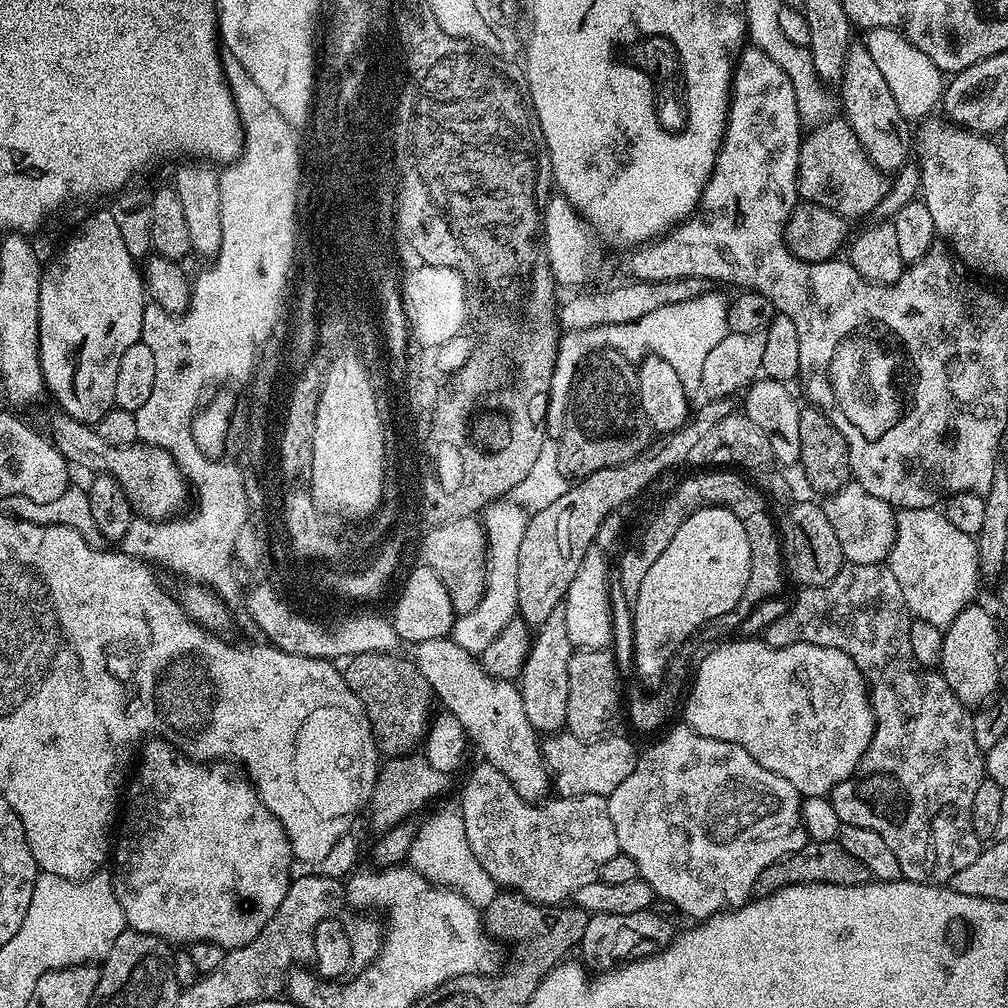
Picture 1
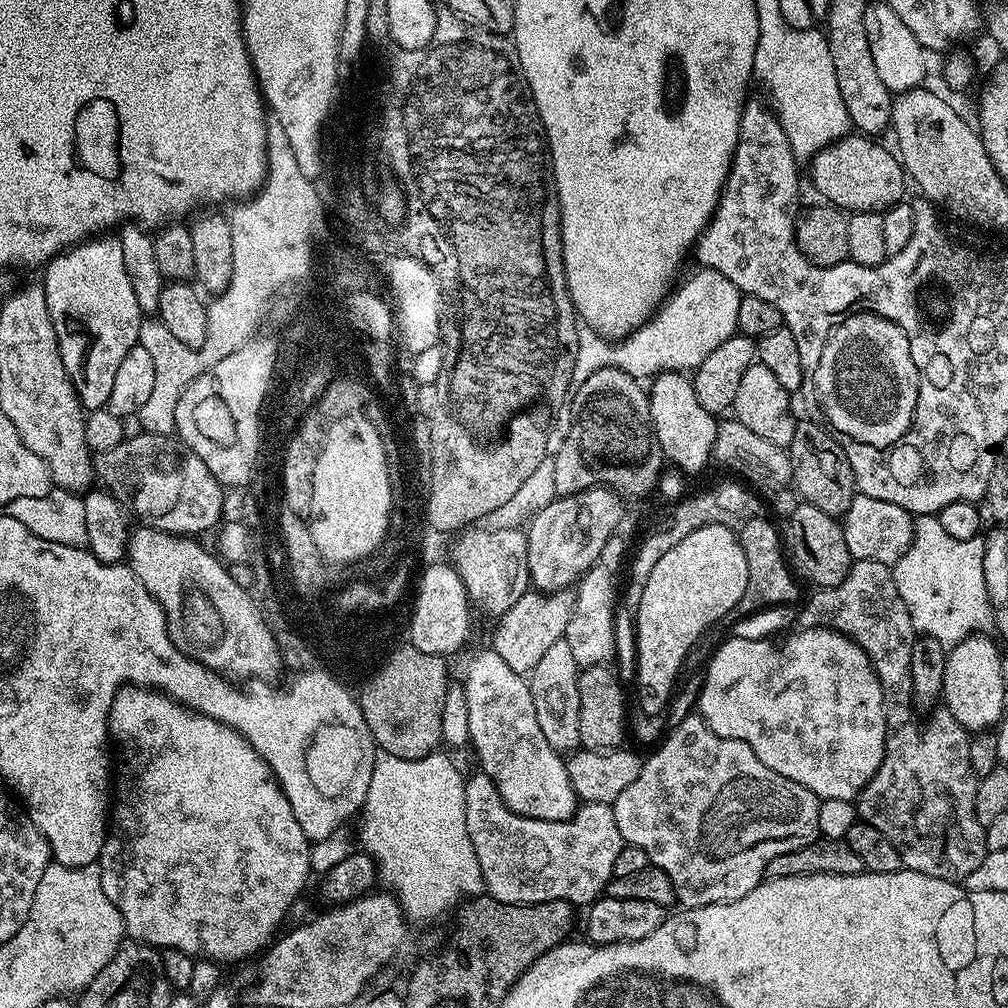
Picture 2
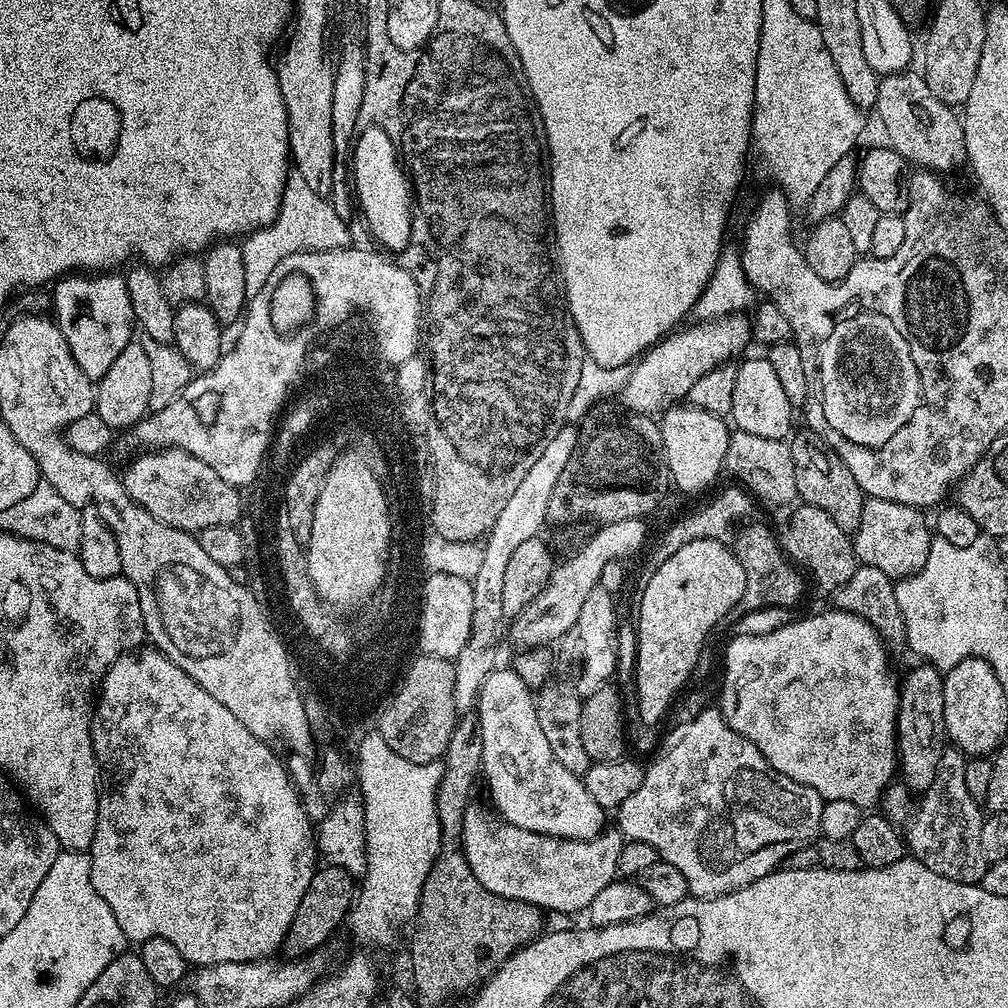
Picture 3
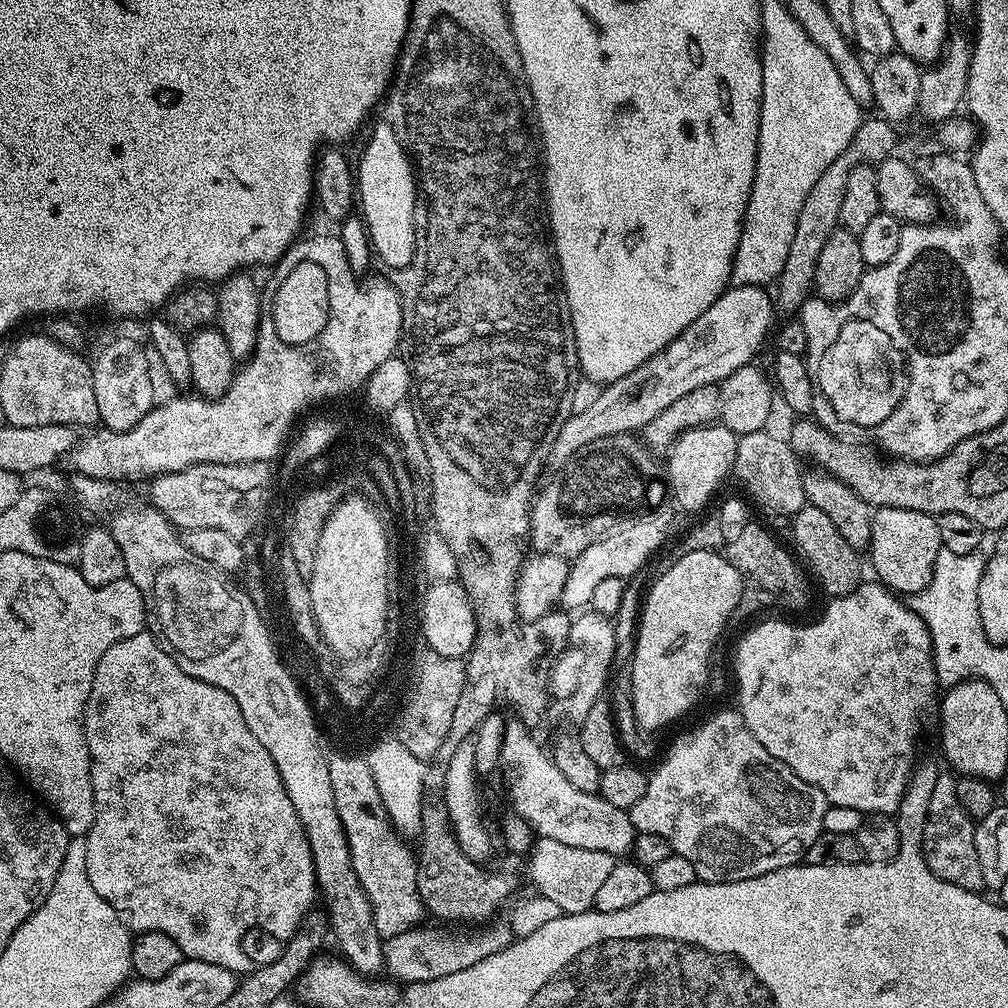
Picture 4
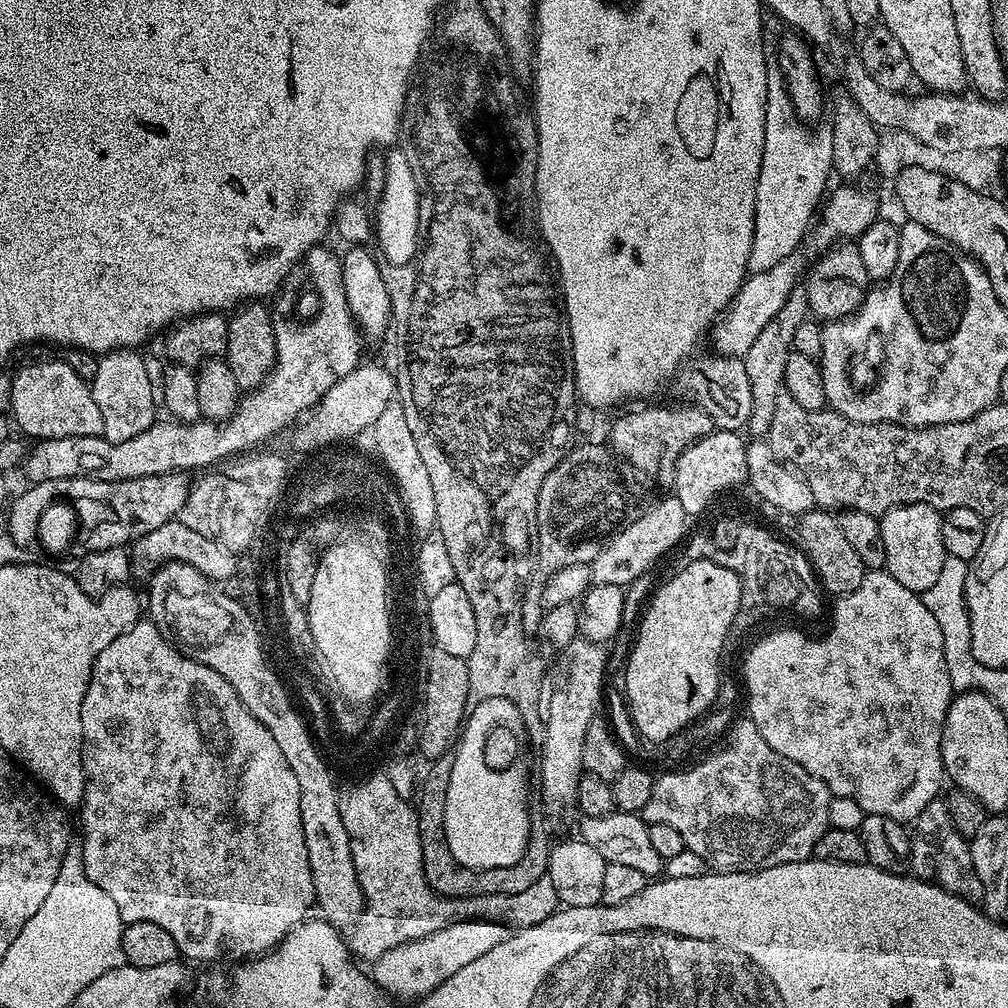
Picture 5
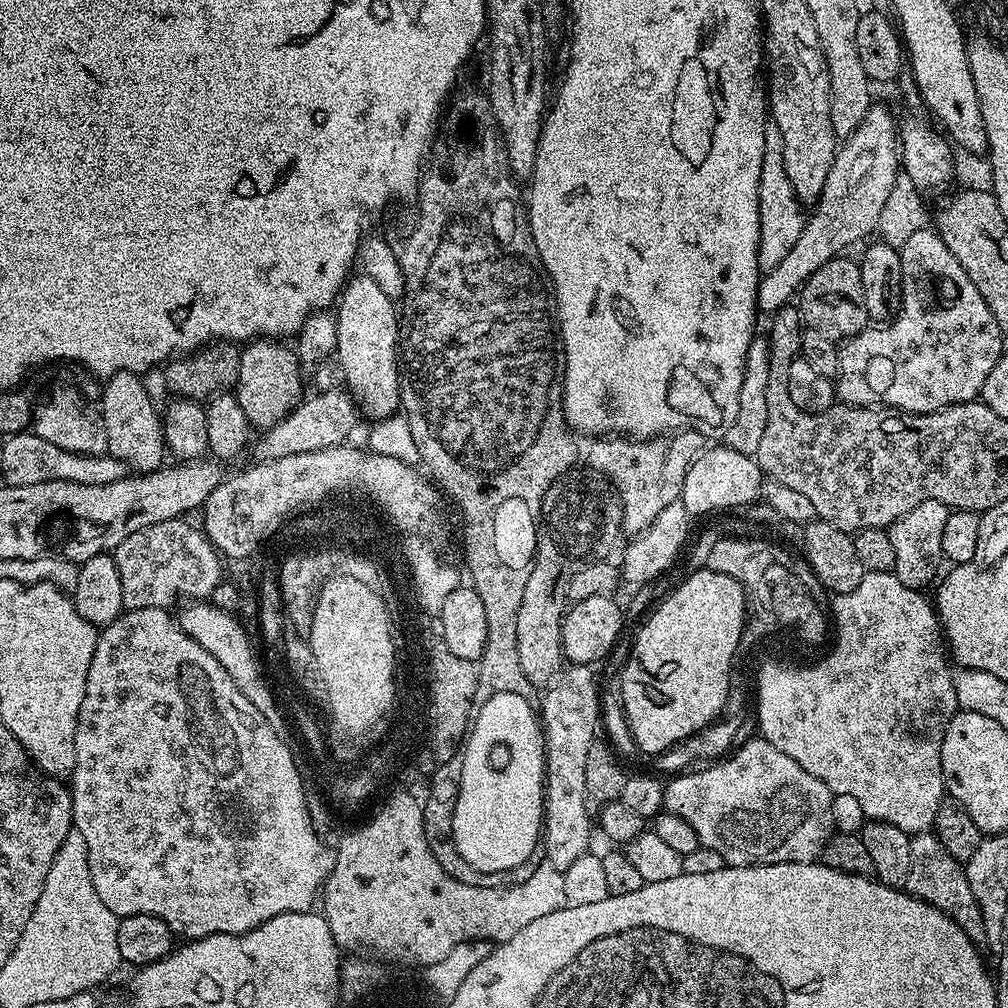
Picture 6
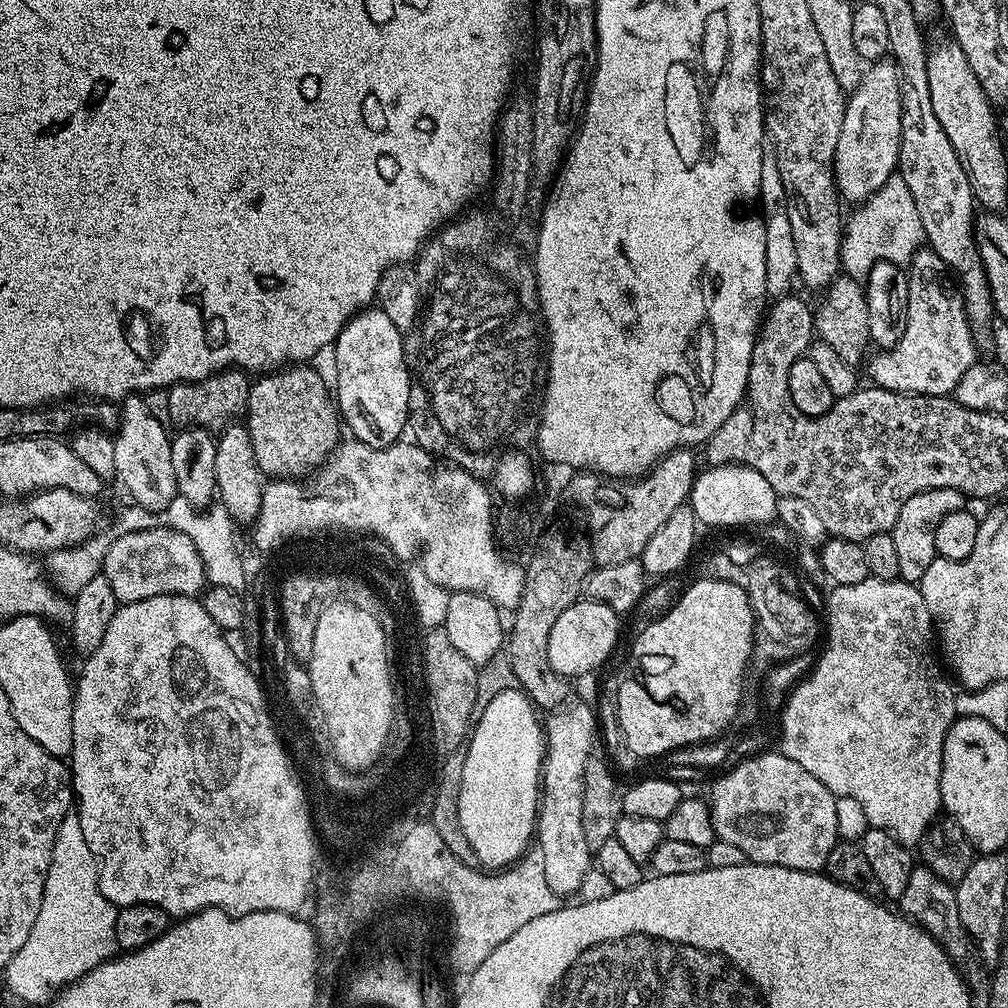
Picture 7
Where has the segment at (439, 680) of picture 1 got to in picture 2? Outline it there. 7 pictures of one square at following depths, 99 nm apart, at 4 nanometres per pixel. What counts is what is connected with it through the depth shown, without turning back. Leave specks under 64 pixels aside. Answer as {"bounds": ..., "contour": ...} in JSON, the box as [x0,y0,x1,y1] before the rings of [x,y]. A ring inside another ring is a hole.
{"bounds":[462,650,578,821],"contour":[[[494,650],[487,651],[478,653],[465,666],[462,684],[469,714],[470,748],[480,759],[479,771],[490,777],[495,795],[516,814],[538,818],[539,821],[568,820],[576,812],[578,801],[570,786],[565,757],[554,751],[550,742],[546,742],[546,734],[542,734],[538,727],[538,714],[534,714],[534,698],[527,679],[521,673],[510,670],[510,666],[506,666]]]}

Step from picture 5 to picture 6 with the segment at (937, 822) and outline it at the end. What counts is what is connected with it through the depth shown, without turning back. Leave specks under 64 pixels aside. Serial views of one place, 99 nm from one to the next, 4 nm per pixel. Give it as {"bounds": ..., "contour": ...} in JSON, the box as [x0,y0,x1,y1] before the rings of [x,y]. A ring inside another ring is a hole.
{"bounds":[904,830,985,946],"contour":[[[929,830],[912,836],[910,874],[906,874],[904,888],[911,896],[916,896],[930,906],[942,910],[942,914],[949,916],[971,938],[973,944],[980,946],[985,943],[982,912],[970,891],[970,882],[966,882],[964,864],[946,852],[946,846],[938,842],[935,832]]]}

